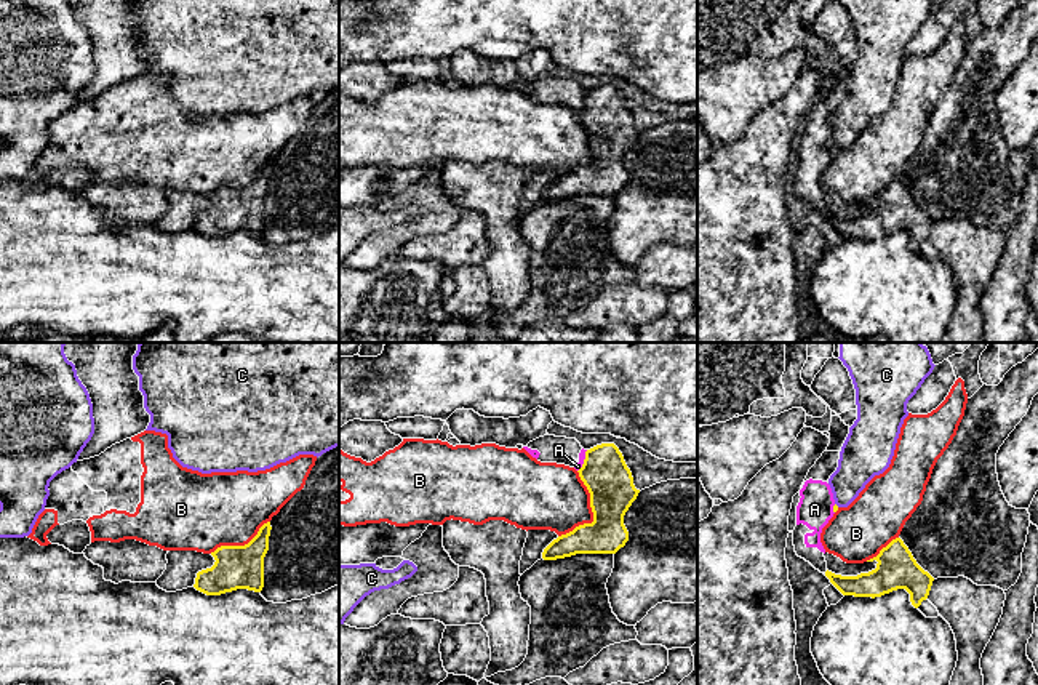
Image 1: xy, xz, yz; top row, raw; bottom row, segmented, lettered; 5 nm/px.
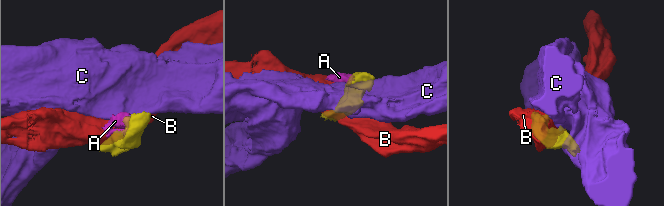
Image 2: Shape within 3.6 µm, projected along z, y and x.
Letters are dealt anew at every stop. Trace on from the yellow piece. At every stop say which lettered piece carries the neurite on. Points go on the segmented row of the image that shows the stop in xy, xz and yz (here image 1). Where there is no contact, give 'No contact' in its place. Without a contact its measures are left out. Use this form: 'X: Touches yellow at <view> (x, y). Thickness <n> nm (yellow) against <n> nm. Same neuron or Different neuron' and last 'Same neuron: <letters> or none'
A: Touches yellow at xz (584, 461). Thickness 240 nm (yellow) against 40 nm. Different neuron
B: Touches yellow at xz (592, 511). Thickness 240 nm (yellow) against 340 nm. Different neuron
C: No contact. Different neuron
Same neuron: none

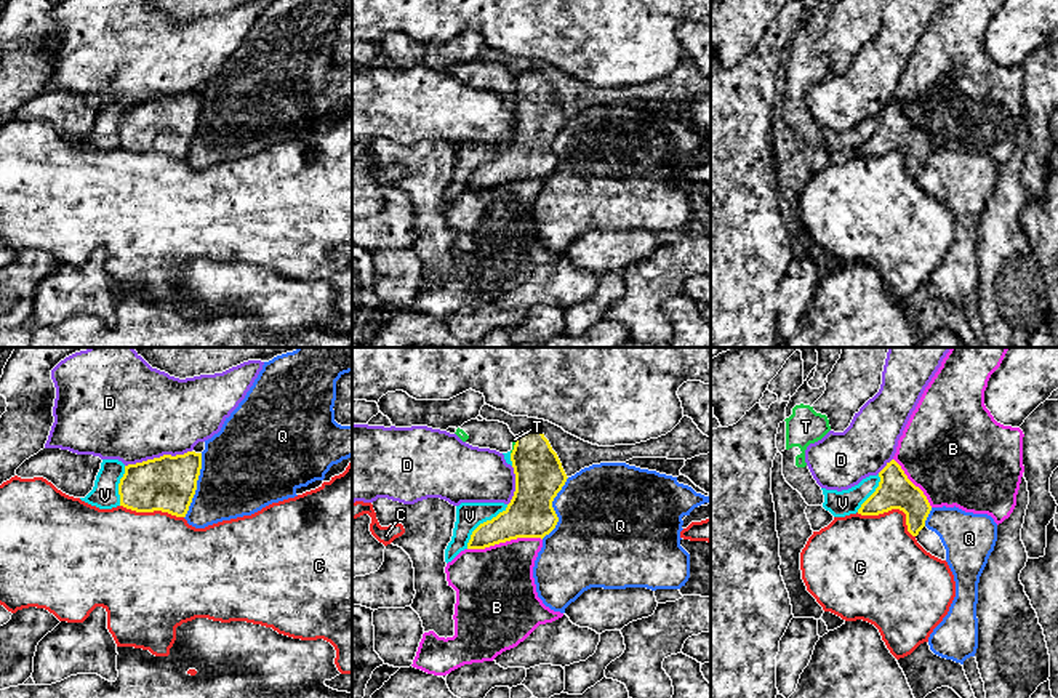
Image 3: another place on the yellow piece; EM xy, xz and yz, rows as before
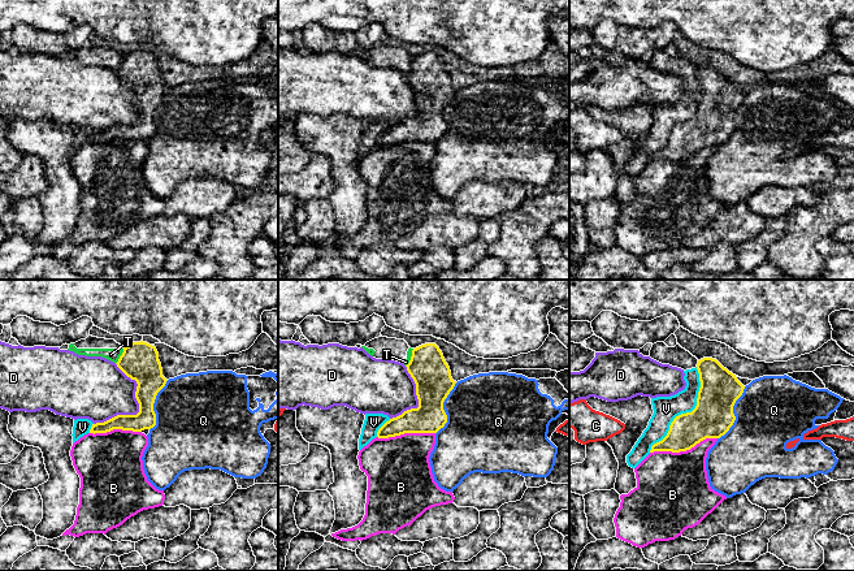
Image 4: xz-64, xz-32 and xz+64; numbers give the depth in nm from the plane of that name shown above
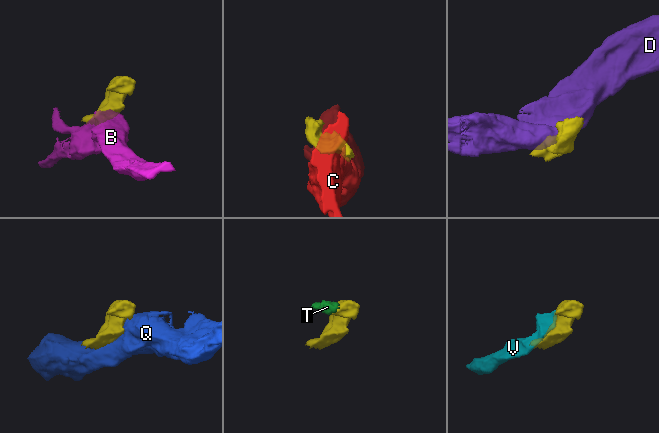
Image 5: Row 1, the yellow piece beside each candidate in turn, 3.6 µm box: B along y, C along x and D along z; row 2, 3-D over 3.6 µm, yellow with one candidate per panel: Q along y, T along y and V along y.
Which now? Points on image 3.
B: Touches yellow at xz (504, 541). Thickness 240 nm (yellow) against 400 nm. Different neuron
C: Touches yellow at yz (892, 508). Thickness 180 nm (yellow) against 400 nm. Different neuron
D: Touches yellow at xy (157, 458). Thickness 280 nm (yellow) against 480 nm. Different neuron
Q: Touches yellow at xy (196, 485). Thickness 280 nm (yellow) against 420 nm. Different neuron
T: Touches yellow at xz (514, 447). Thickness 240 nm (yellow) against 20 nm. Different neuron
V: Touches yellow at xz (484, 522). Thickness 240 nm (yellow) against 140 nm. Different neuron
Same neuron: none

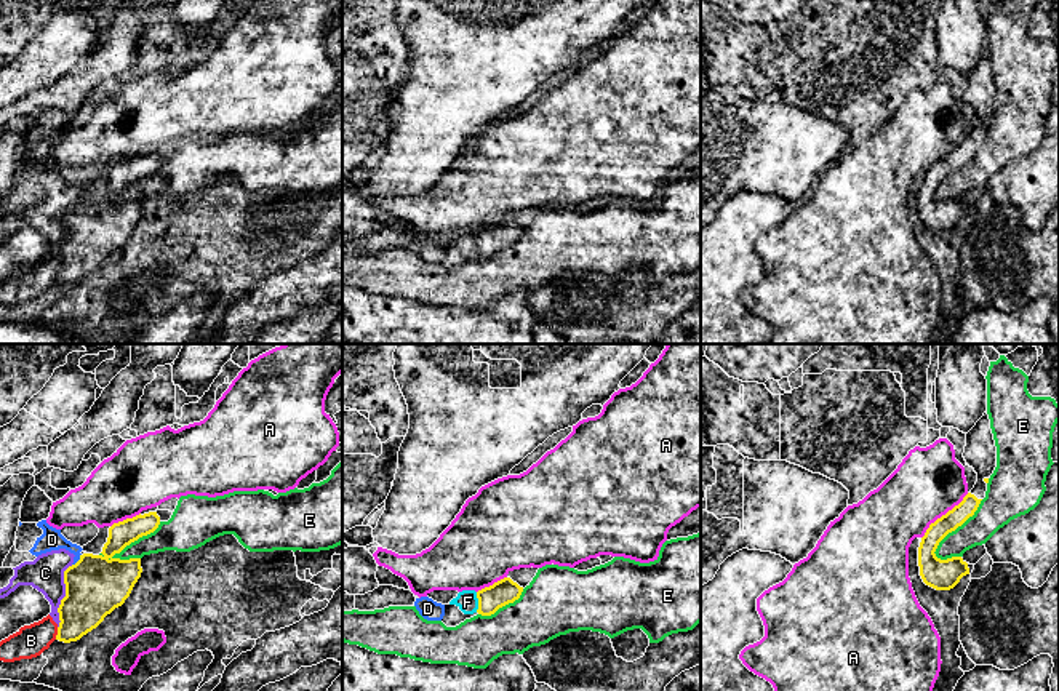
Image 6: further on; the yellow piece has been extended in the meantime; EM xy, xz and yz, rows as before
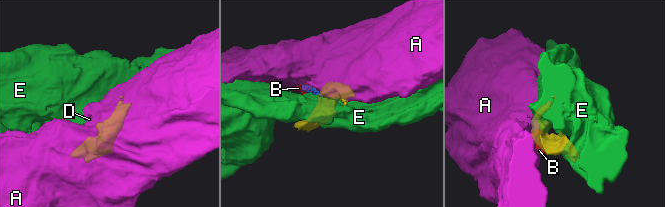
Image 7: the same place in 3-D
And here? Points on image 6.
A: Touches yellow at yz (943, 515). Thickness 100 nm (yellow) against 340 nm. Different neuron
B: Touches yellow at xy (58, 634). Thickness 260 nm (yellow) against 160 nm. Different neuron
C: Touches yellow at xy (66, 595). Thickness 300 nm (yellow) against 180 nm. Different neuron
D: Touches yellow at xy (79, 560). Thickness 300 nm (yellow) against 110 nm. Different neuron
E: Touches yellow at yz (955, 528). Thickness 160 nm (yellow) against 180 nm. Different neuron
F: Touches yellow at xz (479, 602). Thickness 130 nm (yellow) against 110 nm. Same neuron
Same neuron: F

